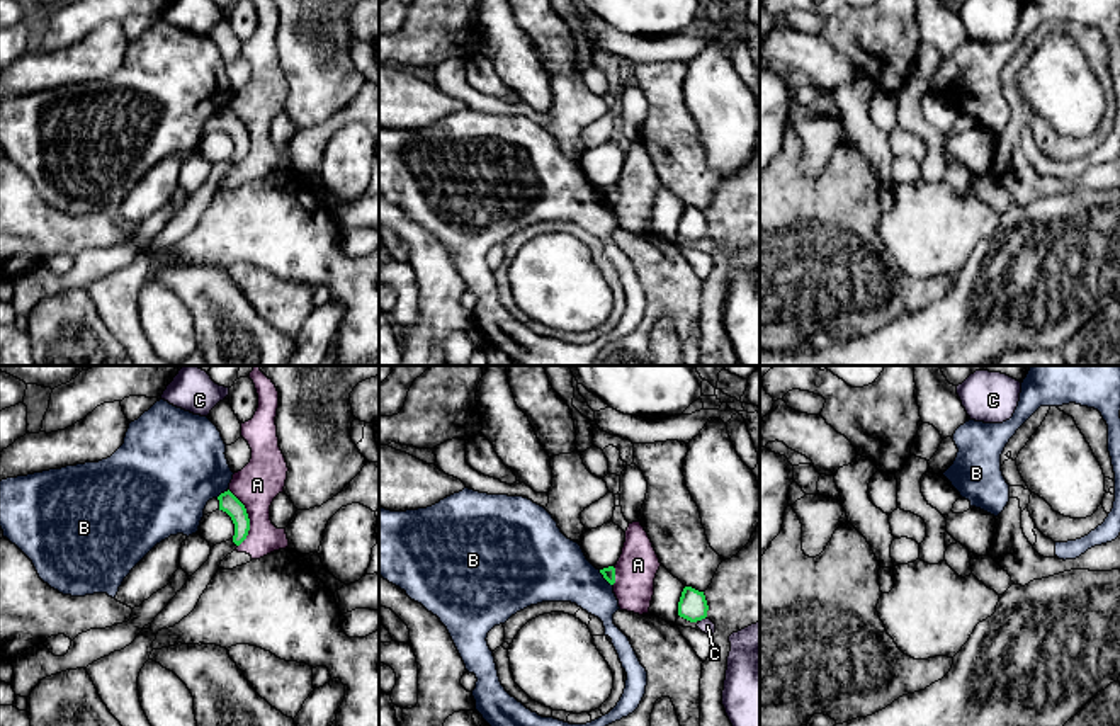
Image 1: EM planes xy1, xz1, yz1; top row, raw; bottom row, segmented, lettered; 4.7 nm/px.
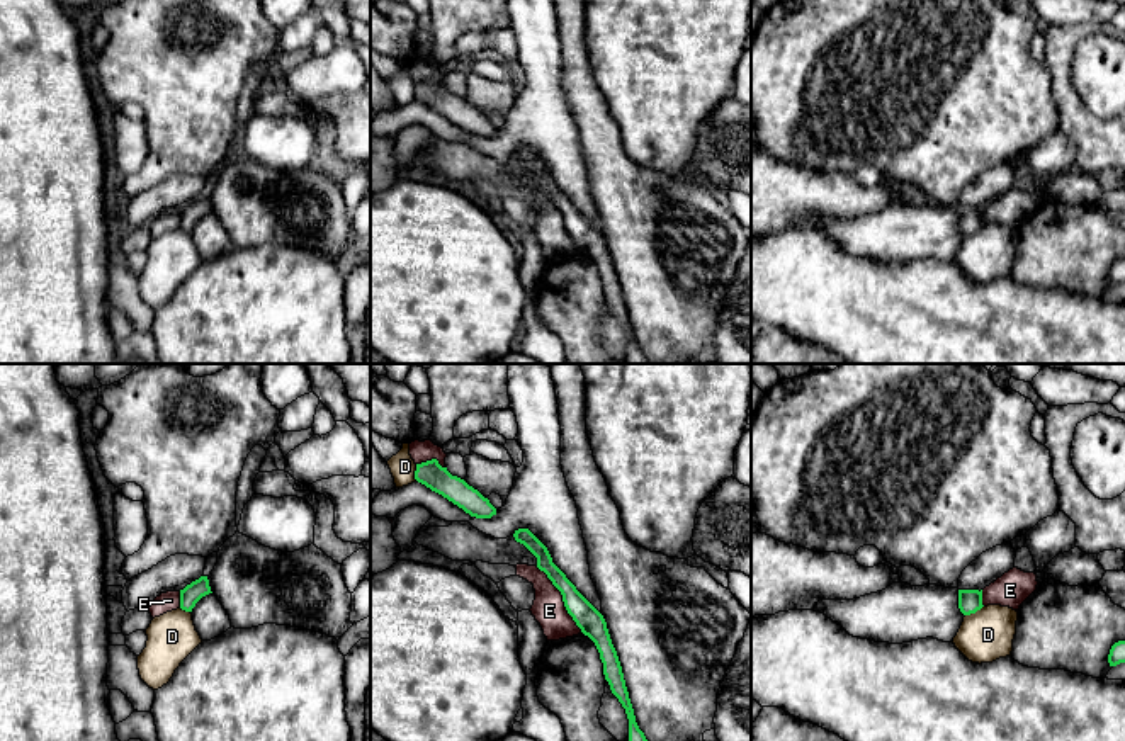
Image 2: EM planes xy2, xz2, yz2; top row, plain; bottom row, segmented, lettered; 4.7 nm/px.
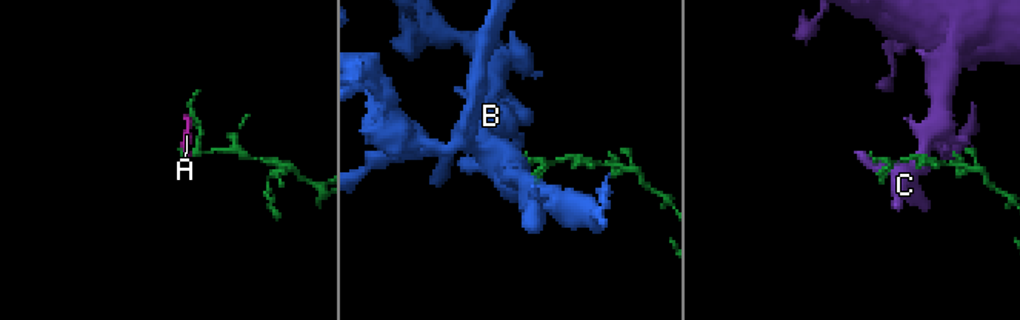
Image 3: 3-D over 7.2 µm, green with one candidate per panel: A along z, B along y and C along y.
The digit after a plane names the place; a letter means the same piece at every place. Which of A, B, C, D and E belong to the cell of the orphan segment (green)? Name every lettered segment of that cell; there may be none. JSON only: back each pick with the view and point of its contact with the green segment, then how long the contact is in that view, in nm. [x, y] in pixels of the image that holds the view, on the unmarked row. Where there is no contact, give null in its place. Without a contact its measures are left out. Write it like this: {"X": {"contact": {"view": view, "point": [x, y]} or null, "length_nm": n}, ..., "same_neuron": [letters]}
{"same_neuron": []}

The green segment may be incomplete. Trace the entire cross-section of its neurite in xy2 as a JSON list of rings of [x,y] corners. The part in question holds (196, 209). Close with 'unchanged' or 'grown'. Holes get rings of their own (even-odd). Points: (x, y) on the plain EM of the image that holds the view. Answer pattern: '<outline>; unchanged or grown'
[[[201,195],[199,199],[187,204],[184,209],[180,209],[180,228],[185,231],[192,231],[195,223],[212,212],[209,206],[207,195]]]; unchanged

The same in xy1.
[[[228,109],[218,117],[207,121],[204,134],[212,133],[216,129],[223,129],[231,136],[235,143],[233,162],[240,165],[246,158],[250,150],[250,138],[245,124]]]; grown

